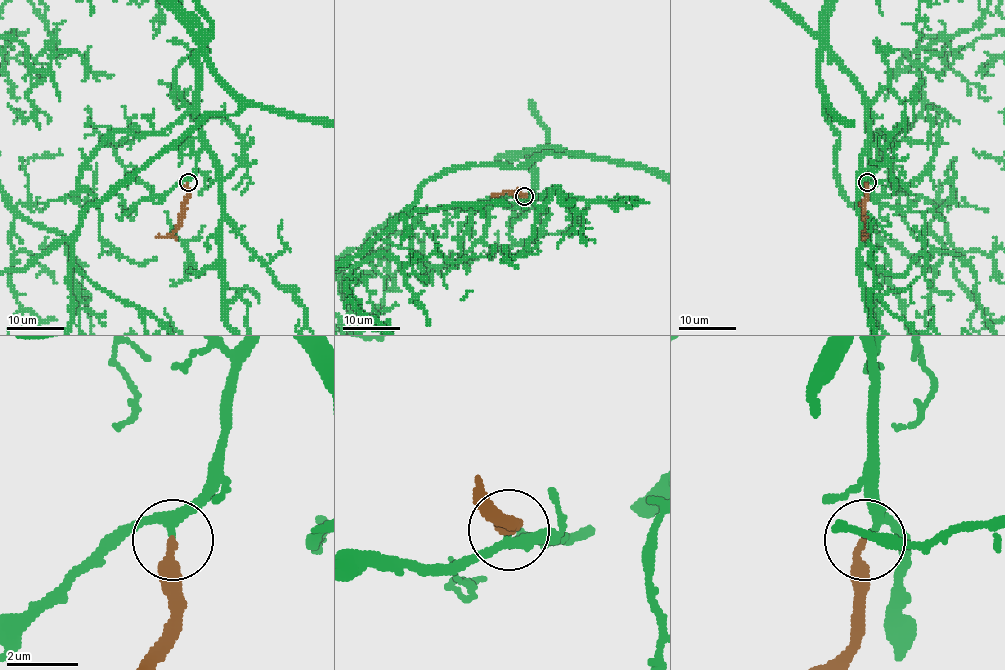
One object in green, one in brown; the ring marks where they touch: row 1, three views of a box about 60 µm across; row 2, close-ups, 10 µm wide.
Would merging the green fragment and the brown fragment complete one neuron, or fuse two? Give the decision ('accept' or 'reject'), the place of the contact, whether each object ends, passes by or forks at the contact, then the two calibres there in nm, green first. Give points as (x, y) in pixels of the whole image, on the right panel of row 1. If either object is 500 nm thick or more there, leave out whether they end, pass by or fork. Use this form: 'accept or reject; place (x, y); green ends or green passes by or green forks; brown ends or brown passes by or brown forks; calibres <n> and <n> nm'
accept; place (867, 182); green passes by; brown ends; calibres 220 and 320 nm

